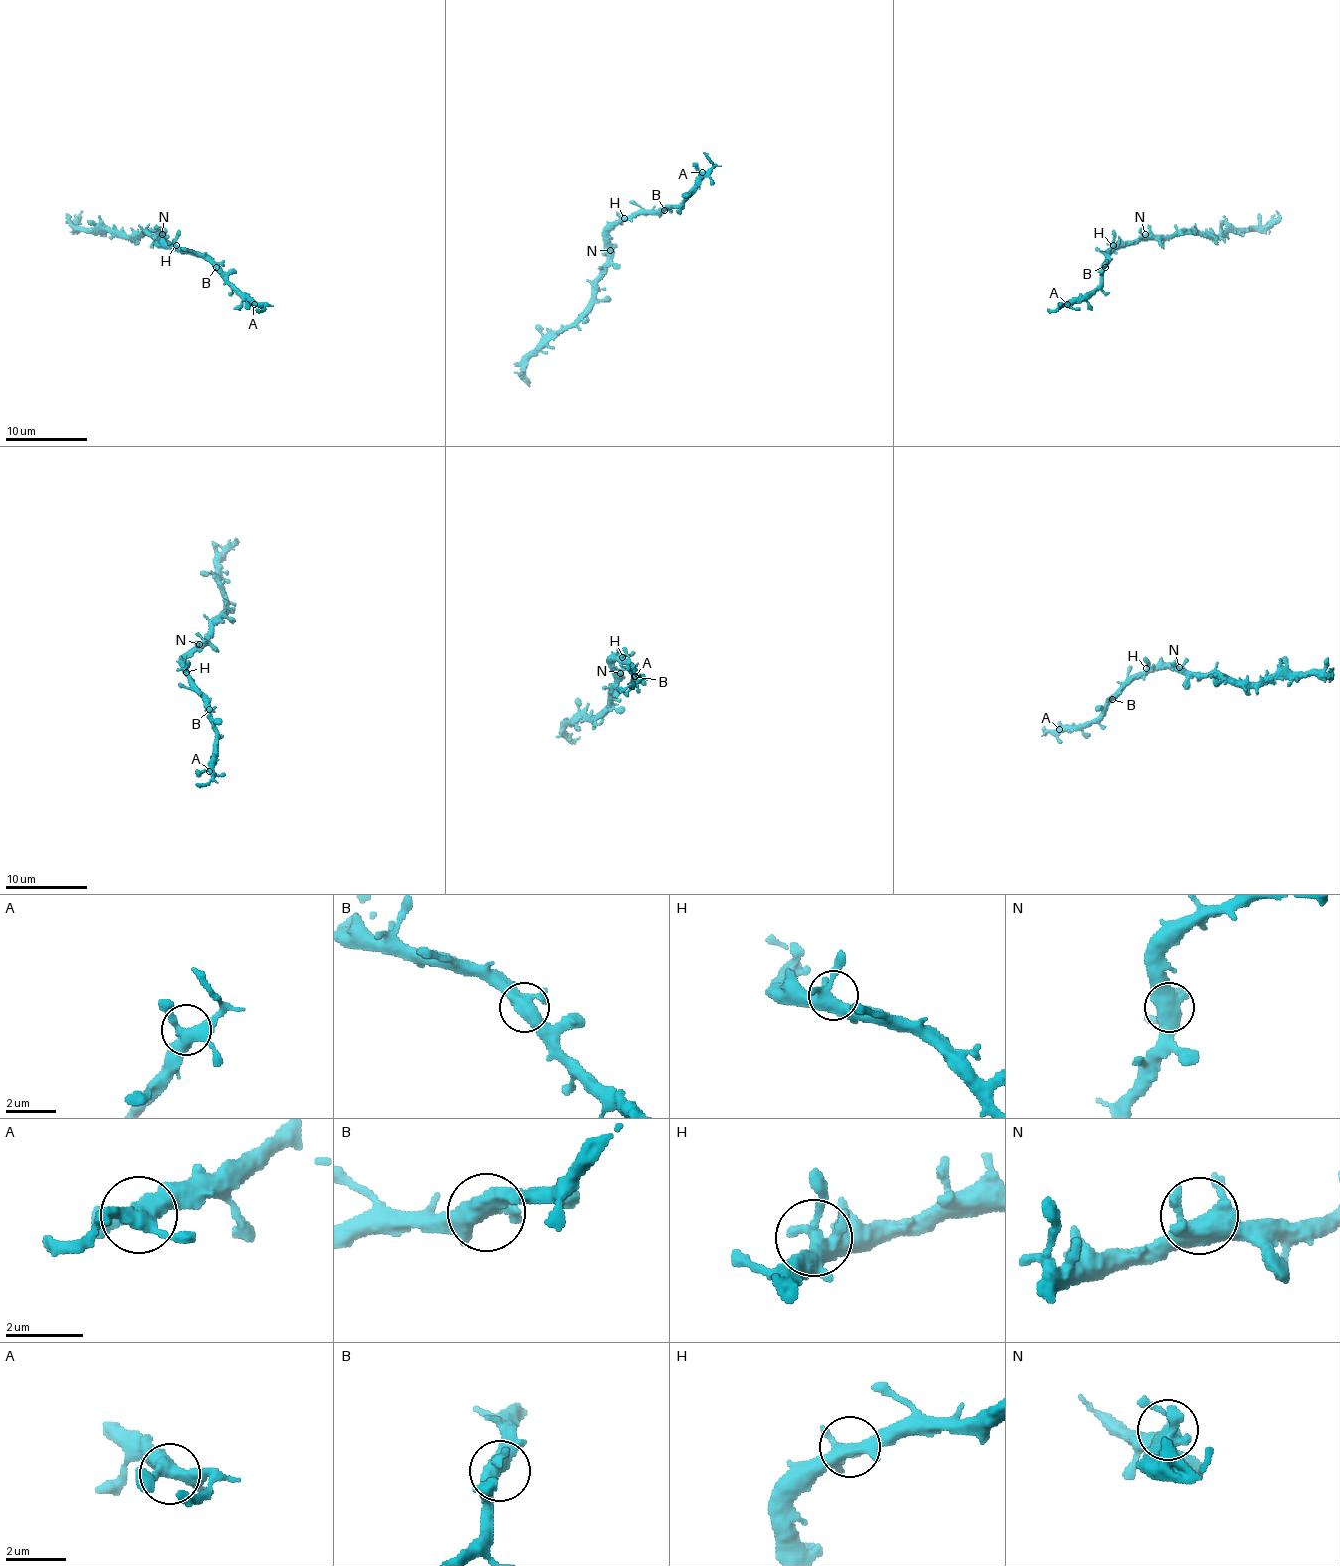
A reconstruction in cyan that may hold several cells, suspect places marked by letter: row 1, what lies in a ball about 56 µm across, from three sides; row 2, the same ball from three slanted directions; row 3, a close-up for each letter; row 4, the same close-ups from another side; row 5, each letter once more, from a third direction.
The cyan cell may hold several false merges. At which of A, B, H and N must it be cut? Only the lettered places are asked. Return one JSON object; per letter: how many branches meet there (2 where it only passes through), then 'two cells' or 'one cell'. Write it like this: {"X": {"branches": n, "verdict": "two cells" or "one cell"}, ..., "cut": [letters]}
{"A": {"branches": 4, "verdict": "one cell"}, "B": {"branches": 2, "verdict": "one cell"}, "H": {"branches": 4, "verdict": "one cell"}, "N": {"branches": 4, "verdict": "one cell"}, "cut": []}

